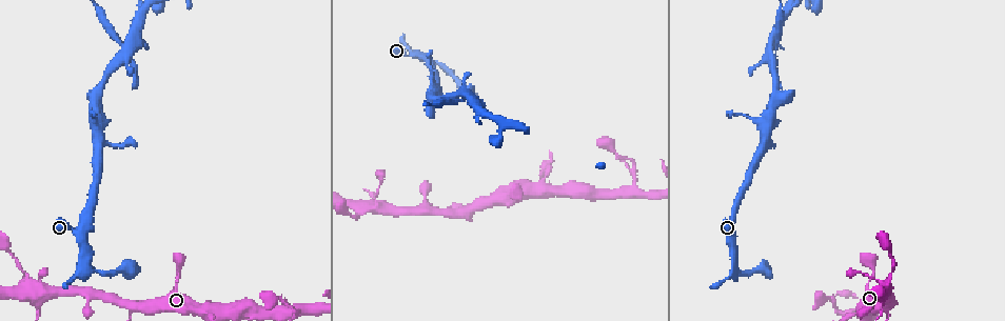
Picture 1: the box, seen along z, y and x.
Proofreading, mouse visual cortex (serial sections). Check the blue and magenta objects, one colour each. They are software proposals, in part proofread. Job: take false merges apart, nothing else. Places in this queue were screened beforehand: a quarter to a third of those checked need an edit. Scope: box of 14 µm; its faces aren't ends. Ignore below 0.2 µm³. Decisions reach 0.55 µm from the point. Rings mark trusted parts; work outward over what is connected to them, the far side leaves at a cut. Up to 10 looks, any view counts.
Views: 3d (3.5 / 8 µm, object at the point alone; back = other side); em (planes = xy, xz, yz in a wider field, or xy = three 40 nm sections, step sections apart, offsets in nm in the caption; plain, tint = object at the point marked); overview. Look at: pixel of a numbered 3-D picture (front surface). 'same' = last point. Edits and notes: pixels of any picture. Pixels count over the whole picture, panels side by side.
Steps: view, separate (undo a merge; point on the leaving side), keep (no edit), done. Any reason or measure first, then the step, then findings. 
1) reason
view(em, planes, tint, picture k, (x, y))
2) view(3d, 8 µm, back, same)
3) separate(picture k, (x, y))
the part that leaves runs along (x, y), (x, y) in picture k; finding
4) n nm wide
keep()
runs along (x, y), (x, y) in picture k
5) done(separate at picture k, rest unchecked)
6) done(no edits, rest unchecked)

sudden change in width
view(3d, 8 µm, back, picture 1, (736, 268))

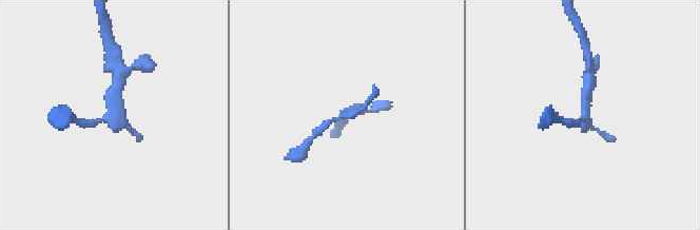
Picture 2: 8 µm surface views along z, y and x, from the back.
view(em, xy, step 3, tint, picture 2, (343, 118))

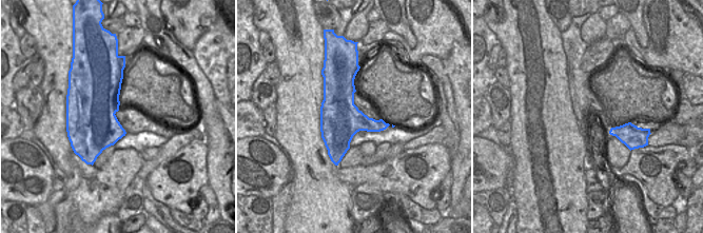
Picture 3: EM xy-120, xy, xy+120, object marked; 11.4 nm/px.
keep()
runs along (116, 90), (109, 118), (82, 122) in picture 2; continuous, no second cell

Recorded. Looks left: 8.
narrows sharply
view(3d, 3.5 µm, back, picture 1, (130, 307))

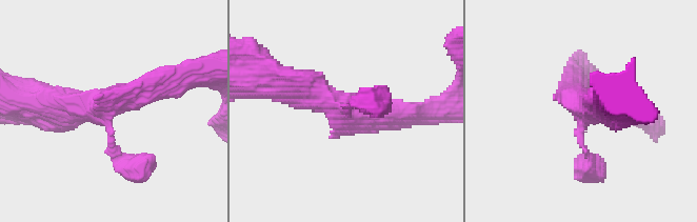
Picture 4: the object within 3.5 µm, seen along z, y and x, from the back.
keep()
runs along (277, 83), (351, 114), (406, 114) in picture 4; continuous, no second cell

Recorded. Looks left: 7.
three arms meet
view(3d, 3.5 µm, picture 1, (370, 209))

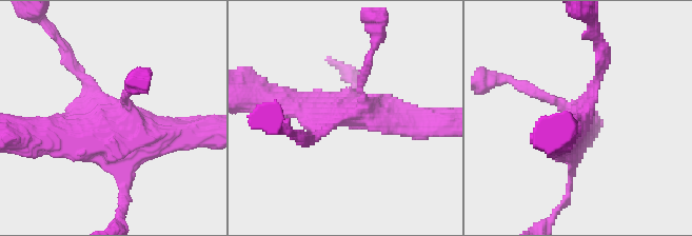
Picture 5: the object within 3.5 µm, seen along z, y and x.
need the tissue
view(em, xy, step 1, tint, picture 5, (354, 116))

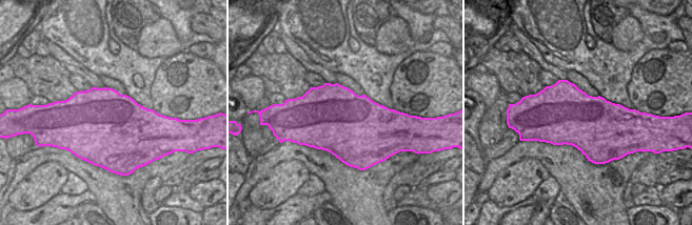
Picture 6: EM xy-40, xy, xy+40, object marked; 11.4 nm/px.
750 nm wide
keep()
runs along (423, 119), (310, 109), (284, 100) in picture 5; one cell here

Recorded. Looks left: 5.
thin neck
view(3d, 8 µm, back, picture 1, (546, 176))

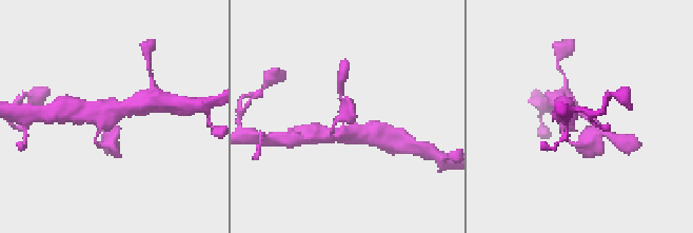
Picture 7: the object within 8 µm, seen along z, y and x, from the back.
arms of 200, 500 nm
view(em, xy, step 1, tint, picture 7, (583, 116))

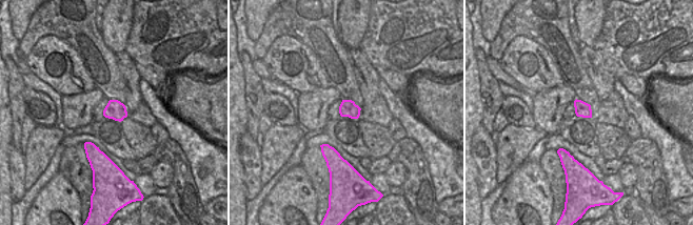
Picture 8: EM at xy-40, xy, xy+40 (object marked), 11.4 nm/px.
keep()
runs along (563, 108), (591, 118), (596, 131) in picture 7; all the same cell

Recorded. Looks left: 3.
done(no edits, rest unchecked)

